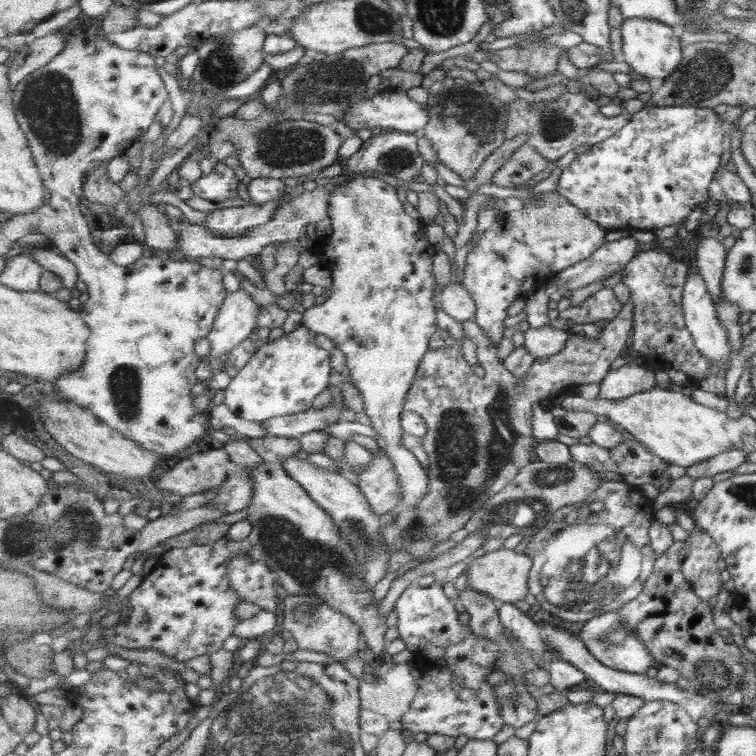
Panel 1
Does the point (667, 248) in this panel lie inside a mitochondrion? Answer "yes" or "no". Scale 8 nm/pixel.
no

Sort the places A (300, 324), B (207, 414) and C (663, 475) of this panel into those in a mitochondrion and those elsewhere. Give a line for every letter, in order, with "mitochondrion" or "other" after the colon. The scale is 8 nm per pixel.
A: other
B: other
C: other

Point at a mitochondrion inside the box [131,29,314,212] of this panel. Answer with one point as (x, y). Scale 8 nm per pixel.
(221, 66)

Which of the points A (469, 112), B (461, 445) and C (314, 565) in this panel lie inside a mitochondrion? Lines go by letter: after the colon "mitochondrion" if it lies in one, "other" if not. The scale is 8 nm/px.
A: mitochondrion
B: mitochondrion
C: mitochondrion

